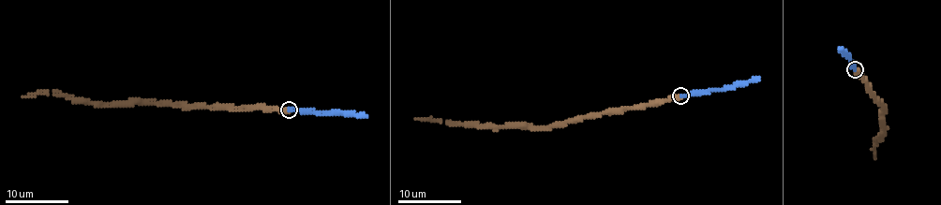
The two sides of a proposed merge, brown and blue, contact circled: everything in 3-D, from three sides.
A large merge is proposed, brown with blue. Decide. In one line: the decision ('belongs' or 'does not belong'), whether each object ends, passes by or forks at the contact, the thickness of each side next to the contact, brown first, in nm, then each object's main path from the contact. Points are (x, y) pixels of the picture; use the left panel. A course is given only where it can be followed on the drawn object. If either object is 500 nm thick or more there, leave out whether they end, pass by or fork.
belongs | 550/340 nm | brown via (288, 110), (154, 103), (86, 104), (57, 96), (52, 91), (22, 96) | blue via (288, 110), (367, 115)

